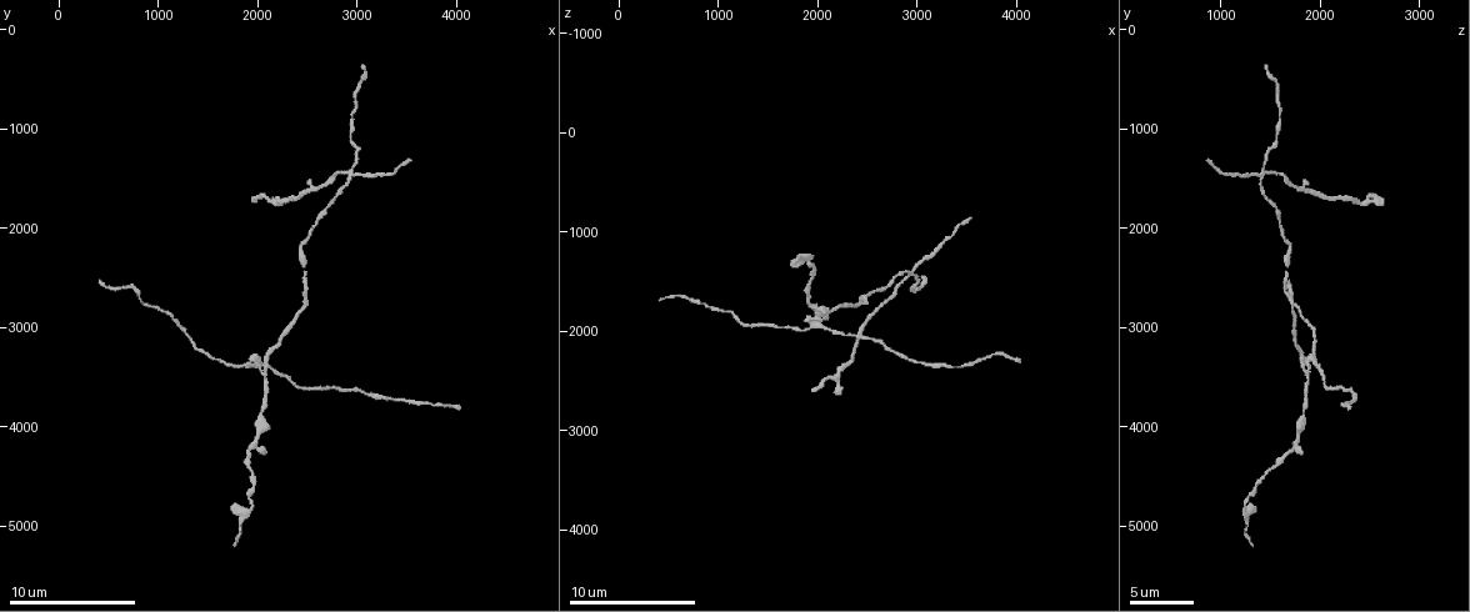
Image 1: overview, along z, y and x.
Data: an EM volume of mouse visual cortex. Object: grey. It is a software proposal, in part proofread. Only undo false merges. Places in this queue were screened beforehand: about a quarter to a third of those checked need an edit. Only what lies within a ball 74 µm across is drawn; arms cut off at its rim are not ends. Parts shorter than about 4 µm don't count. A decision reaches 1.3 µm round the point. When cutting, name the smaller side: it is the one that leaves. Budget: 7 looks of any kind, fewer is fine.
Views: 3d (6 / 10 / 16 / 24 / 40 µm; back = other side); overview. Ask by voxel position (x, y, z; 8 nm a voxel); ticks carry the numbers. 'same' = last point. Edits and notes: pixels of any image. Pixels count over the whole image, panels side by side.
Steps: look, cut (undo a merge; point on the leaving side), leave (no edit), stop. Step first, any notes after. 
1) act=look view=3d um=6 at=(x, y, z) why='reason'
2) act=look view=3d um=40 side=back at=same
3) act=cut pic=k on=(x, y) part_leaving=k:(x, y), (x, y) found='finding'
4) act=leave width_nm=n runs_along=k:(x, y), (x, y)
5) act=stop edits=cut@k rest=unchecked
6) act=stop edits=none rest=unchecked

act=look view=3d um=16 at=(1980, 4120, 1760) why='small branch off a trunk'

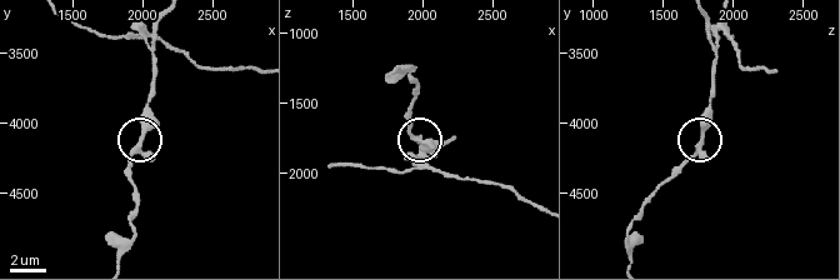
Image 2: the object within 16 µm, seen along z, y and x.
act=leave width_nm=260 found='one neuron here'

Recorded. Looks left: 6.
act=look view=3d um=6 at=(2040, 3380, 1940)

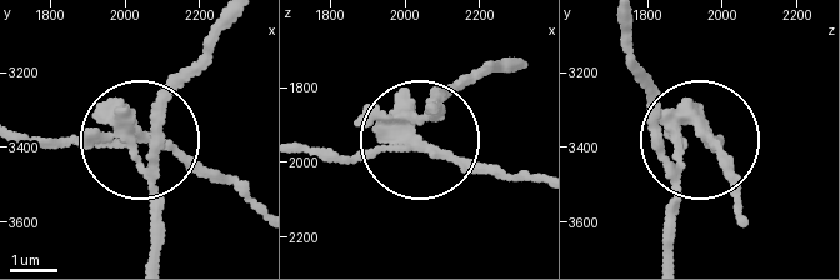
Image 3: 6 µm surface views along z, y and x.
act=cut pic=3 on=(188, 170) part_leaving=3:(681, 169), (700, 138), (740, 196) found='a second neuron is stuck on'

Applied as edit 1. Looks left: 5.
act=look view=overview why='see it whole again'

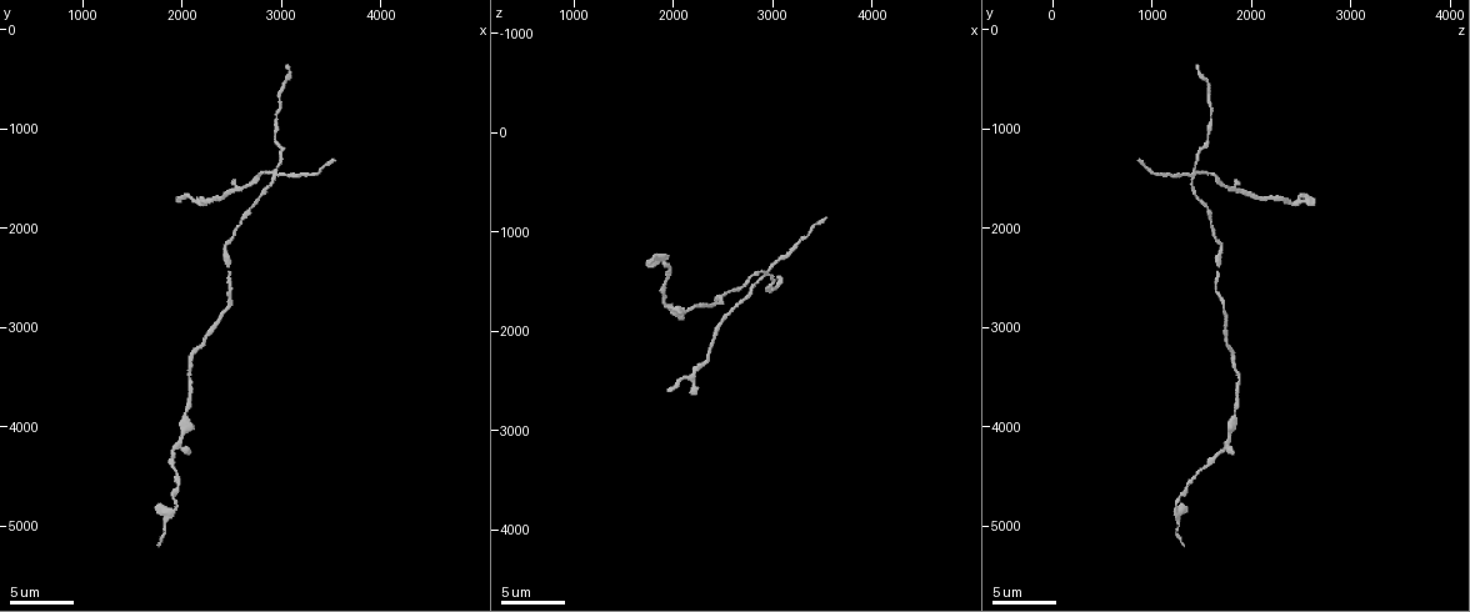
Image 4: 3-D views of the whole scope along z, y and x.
act=look view=3d um=6 at=(2920, 1420, 1420) why='four or more arms meet'

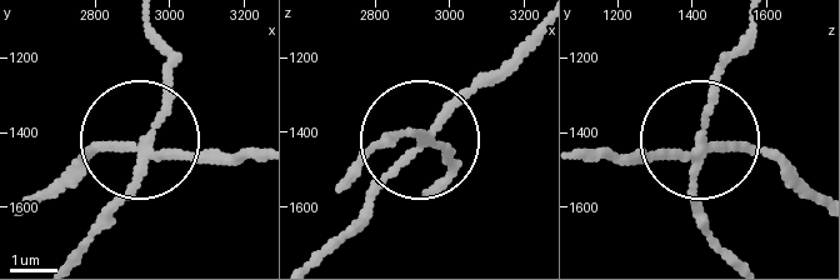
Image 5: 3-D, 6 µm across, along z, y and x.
act=cut pic=5 on=(193, 161) width_nm=170 part_leaving=5:(143, 153), (90, 153), (35, 196) found='two neurons meet here'

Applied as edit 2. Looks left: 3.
act=stop edits=cut@3,cut@5 rest=unchecked

